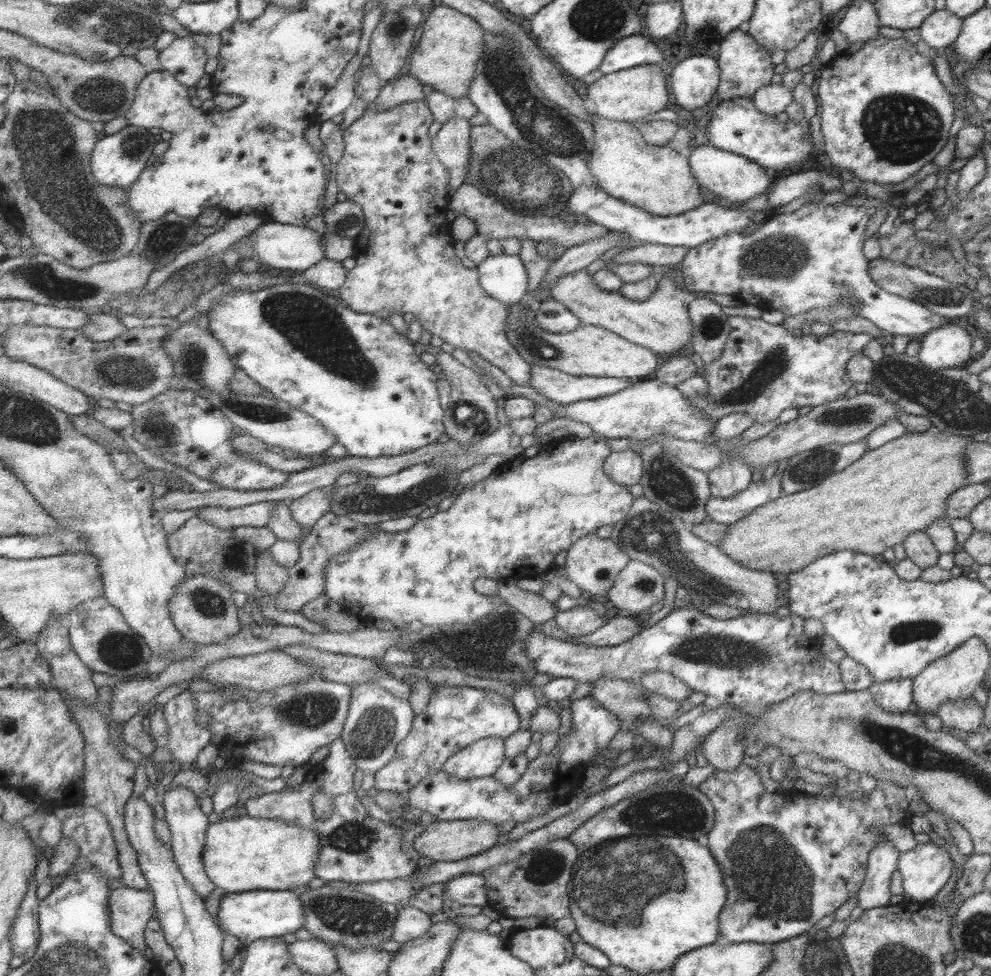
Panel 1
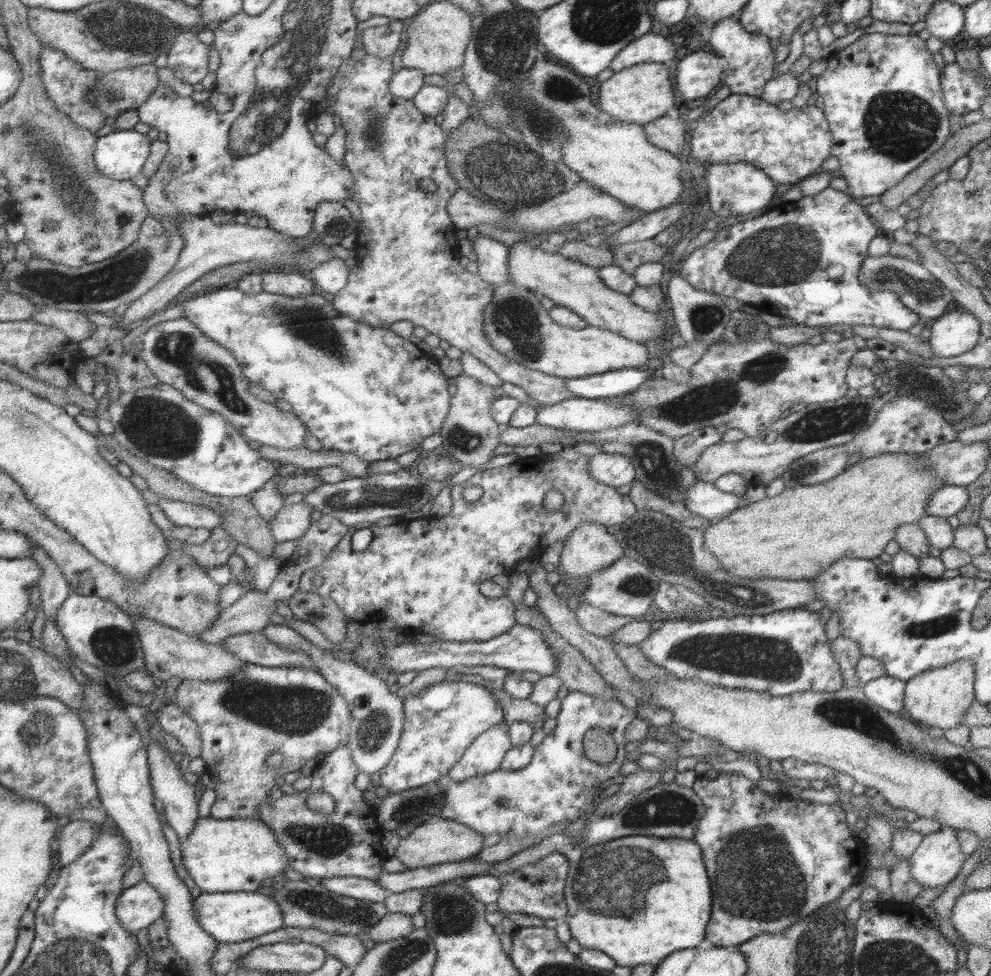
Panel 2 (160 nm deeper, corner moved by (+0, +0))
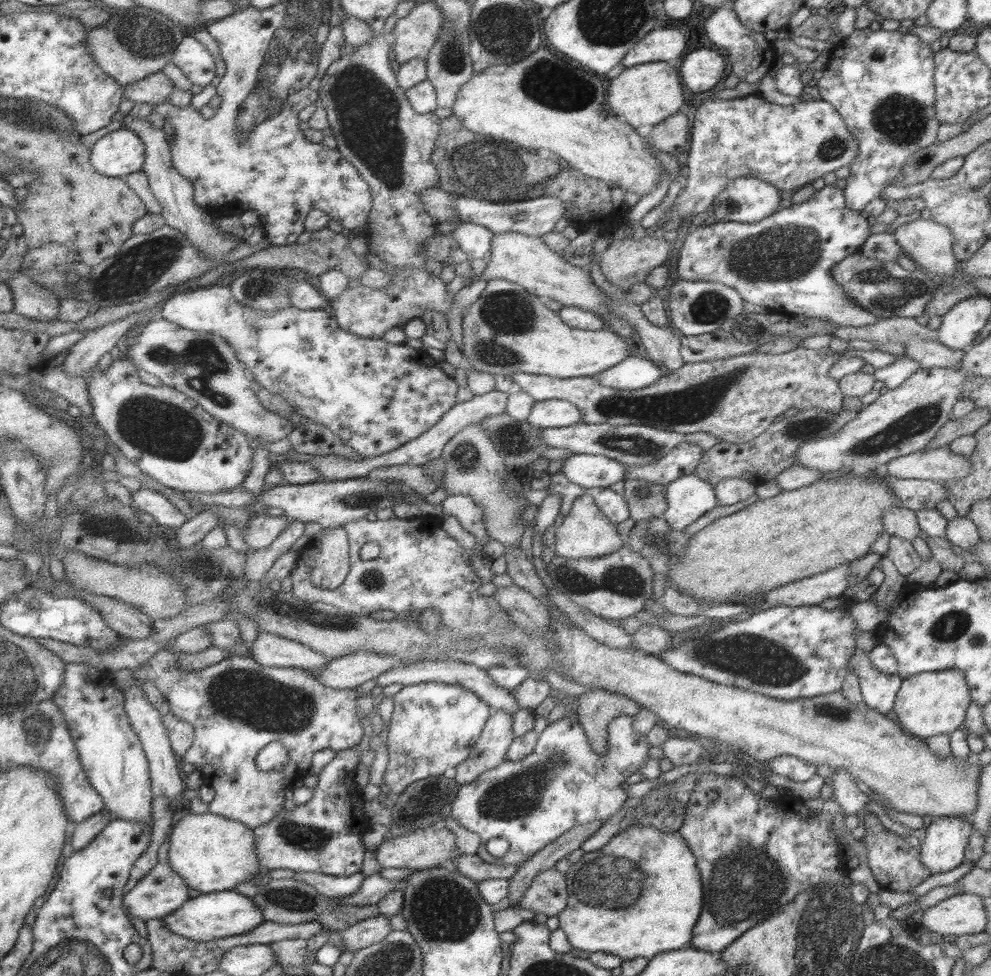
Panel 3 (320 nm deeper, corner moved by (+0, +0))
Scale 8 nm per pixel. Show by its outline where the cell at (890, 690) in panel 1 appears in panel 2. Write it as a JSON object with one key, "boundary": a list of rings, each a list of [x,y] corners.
{"boundary":[[[879,676],[860,686],[864,696],[875,706],[898,714],[903,709],[903,692],[906,682],[891,676]]]}

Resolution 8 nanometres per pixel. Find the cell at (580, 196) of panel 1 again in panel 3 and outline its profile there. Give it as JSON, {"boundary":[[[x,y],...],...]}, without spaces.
{"boundary":[[[454,195],[453,211],[457,220],[479,224],[492,234],[503,234],[503,232],[517,232],[527,236],[541,237],[551,232],[554,224],[564,216],[565,209],[559,199],[549,196],[534,197],[529,200],[511,203],[493,203],[475,198],[465,198]]]}

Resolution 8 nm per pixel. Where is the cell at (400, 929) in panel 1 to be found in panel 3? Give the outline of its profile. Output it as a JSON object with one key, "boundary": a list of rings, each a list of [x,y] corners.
{"boundary":[[[375,916],[356,922],[346,929],[340,930],[340,942],[344,944],[344,950],[353,952],[365,948],[370,944],[379,942],[391,930],[387,916]]]}

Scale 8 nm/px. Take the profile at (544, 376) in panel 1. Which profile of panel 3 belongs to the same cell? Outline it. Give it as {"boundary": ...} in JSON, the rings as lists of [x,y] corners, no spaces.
{"boundary":[[[627,355],[621,362],[602,370],[594,377],[600,385],[617,390],[637,390],[649,386],[665,372],[646,357]]]}

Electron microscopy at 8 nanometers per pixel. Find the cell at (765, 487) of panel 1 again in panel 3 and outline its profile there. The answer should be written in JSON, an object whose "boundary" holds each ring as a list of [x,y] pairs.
{"boundary":[[[694,472],[665,485],[666,507],[658,516],[671,530],[684,528],[716,506],[713,487]]]}

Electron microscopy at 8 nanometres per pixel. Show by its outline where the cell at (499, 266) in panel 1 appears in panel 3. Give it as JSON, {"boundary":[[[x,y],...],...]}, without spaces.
{"boundary":[[[463,222],[457,224],[450,235],[457,242],[459,250],[466,254],[469,261],[479,258],[486,264],[490,255],[490,239],[493,238],[490,231],[479,224]]]}

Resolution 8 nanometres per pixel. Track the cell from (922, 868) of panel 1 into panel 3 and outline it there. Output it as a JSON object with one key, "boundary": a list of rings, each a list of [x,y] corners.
{"boundary":[[[932,817],[919,846],[921,864],[931,875],[955,868],[962,863],[971,833],[969,818]]]}

